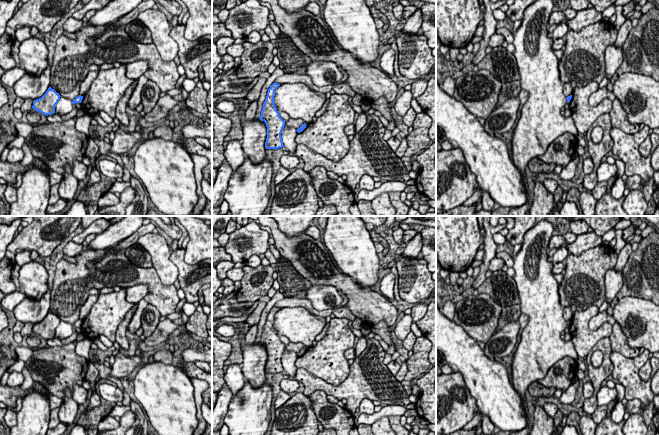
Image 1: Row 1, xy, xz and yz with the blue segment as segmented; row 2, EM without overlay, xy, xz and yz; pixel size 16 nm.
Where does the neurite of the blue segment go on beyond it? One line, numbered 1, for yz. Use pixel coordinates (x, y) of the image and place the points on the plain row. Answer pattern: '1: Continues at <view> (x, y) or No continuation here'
1: No continuation here

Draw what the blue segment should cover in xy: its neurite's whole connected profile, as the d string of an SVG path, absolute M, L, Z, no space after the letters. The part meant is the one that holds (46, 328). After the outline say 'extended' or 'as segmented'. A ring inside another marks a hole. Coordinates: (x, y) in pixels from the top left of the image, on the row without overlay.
M51 311L48 312L46 317L39 323L33 325L32 332L41 336L44 339L52 339L55 337L55 331L60 324L60 319Z | as segmented

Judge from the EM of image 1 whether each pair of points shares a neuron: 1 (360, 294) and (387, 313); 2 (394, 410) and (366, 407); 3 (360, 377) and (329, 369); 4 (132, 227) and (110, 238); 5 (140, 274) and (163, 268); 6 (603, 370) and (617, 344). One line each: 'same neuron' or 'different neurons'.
1: same neuron
2: different neurons
3: different neurons
4: same neuron
5: different neurons
6: different neurons

